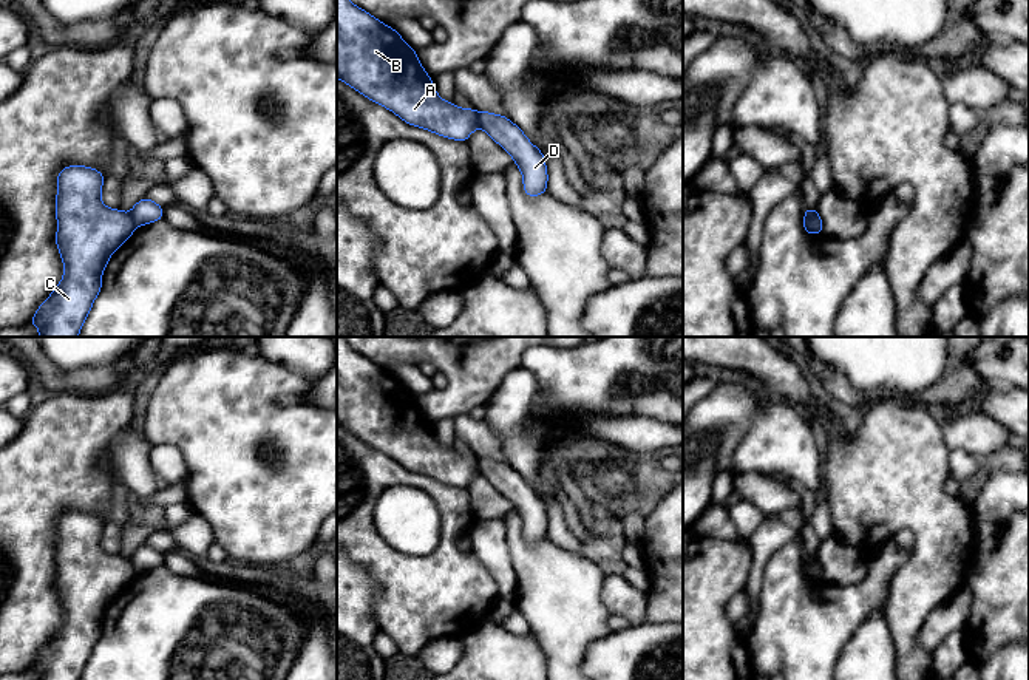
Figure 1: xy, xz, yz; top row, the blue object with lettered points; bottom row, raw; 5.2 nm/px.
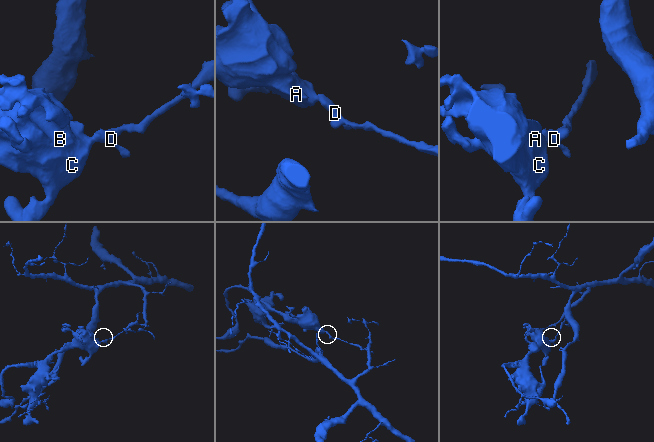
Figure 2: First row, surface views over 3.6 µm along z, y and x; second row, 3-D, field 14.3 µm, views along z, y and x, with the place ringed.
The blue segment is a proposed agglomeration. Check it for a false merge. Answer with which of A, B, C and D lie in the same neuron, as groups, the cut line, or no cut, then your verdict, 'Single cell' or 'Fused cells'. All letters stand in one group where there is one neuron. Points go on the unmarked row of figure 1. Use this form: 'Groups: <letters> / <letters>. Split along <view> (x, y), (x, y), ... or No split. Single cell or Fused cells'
Groups: A B C / D. Split along xz (476, 459), (479, 473). Fused cells

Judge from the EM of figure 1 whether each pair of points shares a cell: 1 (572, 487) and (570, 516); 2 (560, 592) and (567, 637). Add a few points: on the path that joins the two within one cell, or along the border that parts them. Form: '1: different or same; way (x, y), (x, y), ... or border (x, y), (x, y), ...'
1: different; border (561, 487), (586, 529)
2: same; way (563, 603), (564, 626)

